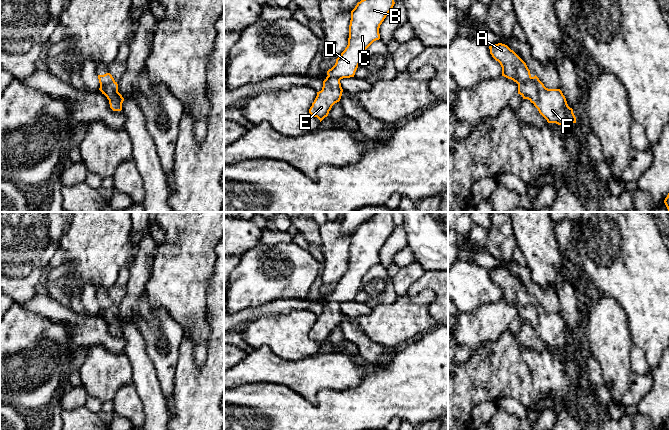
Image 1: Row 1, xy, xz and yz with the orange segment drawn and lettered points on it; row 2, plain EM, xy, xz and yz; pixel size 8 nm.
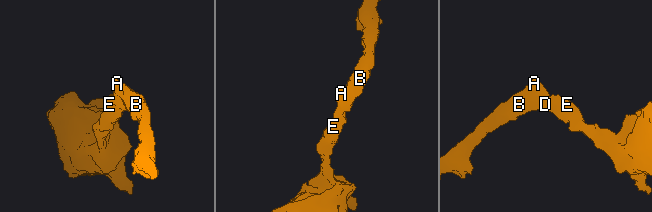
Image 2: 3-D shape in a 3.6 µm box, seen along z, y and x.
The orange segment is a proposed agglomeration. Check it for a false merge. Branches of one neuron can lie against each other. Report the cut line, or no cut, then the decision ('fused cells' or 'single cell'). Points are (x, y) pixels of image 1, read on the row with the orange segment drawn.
cut none; single cell

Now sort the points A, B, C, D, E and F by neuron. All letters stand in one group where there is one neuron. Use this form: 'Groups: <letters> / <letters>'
Groups: A B C D E F

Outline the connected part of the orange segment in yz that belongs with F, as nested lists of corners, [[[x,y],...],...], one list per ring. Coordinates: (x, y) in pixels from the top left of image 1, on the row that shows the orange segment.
[[[498,43],[489,49],[502,67],[502,76],[518,84],[518,94],[533,103],[548,123],[565,128],[576,123],[573,109],[568,106],[560,89],[548,89],[536,75],[532,77],[526,63],[507,45]]]

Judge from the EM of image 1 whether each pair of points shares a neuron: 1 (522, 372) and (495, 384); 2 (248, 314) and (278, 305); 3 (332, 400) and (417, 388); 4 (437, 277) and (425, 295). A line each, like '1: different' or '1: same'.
1: same
2: same
3: same
4: different

